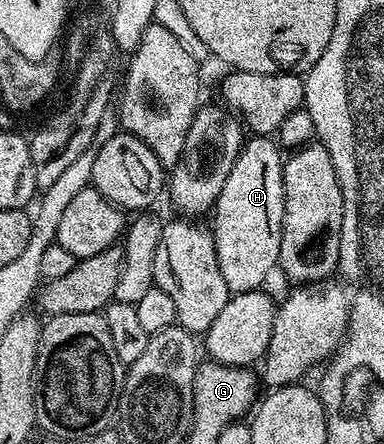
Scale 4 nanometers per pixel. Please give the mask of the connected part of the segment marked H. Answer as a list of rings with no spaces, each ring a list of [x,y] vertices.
[[[251,136],[243,143],[243,150],[233,164],[233,172],[229,172],[229,180],[225,180],[225,188],[221,188],[221,196],[217,196],[213,207],[215,214],[215,247],[217,248],[217,264],[221,264],[221,276],[225,276],[225,284],[232,294],[244,294],[250,290],[260,289],[263,281],[279,264],[281,248],[281,232],[283,231],[283,163],[284,155],[280,147],[270,137]]]

